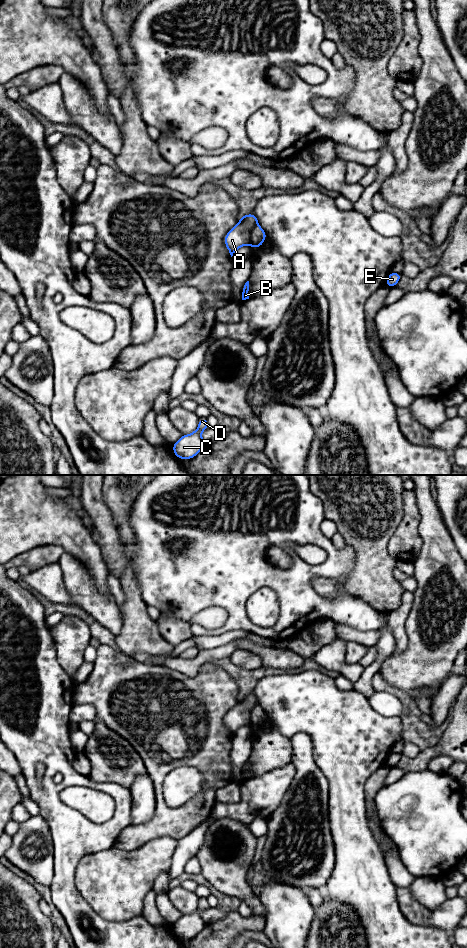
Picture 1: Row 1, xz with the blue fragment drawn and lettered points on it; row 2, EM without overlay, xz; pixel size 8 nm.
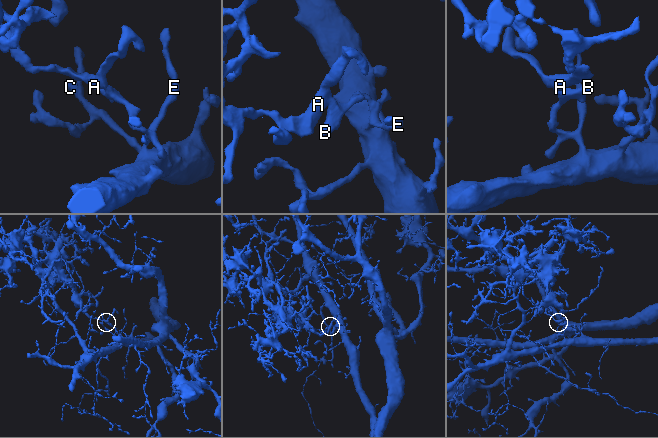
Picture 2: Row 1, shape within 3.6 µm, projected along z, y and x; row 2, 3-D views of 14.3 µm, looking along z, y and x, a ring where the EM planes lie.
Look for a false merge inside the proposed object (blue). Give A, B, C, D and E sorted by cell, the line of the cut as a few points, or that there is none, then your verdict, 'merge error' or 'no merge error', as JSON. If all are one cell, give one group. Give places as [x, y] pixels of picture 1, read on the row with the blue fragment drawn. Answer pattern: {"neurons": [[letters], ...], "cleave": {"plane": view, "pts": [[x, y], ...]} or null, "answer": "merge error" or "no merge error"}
{"neurons": [["A"], ["B", "C", "D", "E"]], "cleave": {"plane": "xz", "pts": [[257, 224], [251, 231], [249, 243]]}, "answer": "merge error"}

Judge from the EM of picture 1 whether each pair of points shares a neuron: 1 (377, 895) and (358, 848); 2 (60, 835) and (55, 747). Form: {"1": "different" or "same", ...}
{"1": "same", "2": "same"}

